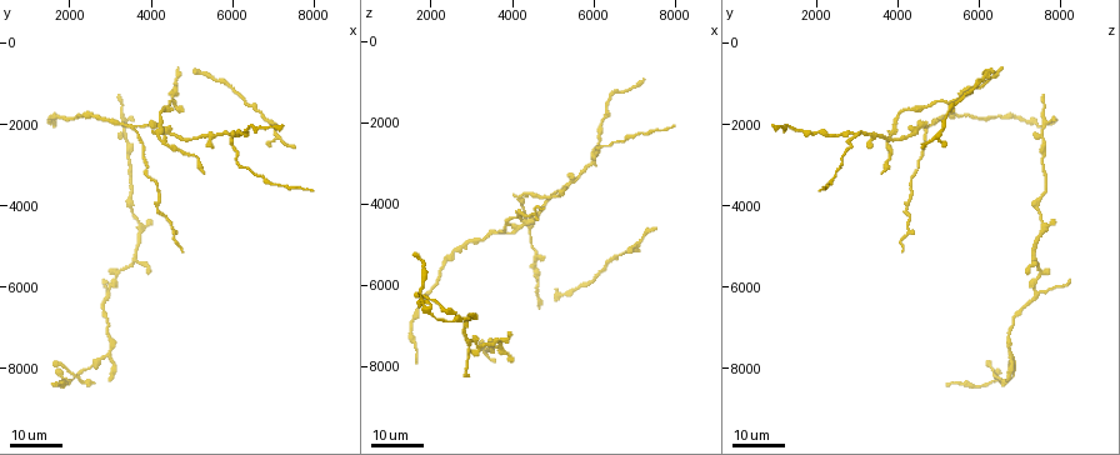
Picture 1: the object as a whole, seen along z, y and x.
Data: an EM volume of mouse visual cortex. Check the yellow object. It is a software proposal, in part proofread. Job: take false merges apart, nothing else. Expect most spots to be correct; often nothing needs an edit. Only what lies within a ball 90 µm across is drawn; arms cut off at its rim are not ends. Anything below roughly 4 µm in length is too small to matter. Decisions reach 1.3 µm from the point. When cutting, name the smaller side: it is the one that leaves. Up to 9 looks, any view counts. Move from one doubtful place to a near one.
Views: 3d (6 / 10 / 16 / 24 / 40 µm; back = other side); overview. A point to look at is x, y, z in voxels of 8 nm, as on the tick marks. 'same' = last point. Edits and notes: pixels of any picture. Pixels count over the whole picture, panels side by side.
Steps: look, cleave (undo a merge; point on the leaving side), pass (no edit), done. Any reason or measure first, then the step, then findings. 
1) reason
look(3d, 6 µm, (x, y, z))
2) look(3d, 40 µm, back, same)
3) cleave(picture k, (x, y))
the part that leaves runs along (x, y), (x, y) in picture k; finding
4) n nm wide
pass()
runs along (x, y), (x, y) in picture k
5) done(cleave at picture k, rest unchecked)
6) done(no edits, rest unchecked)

two arms at a narrow angle
look(3d, 16 µm, (3600, 2100, 4750))

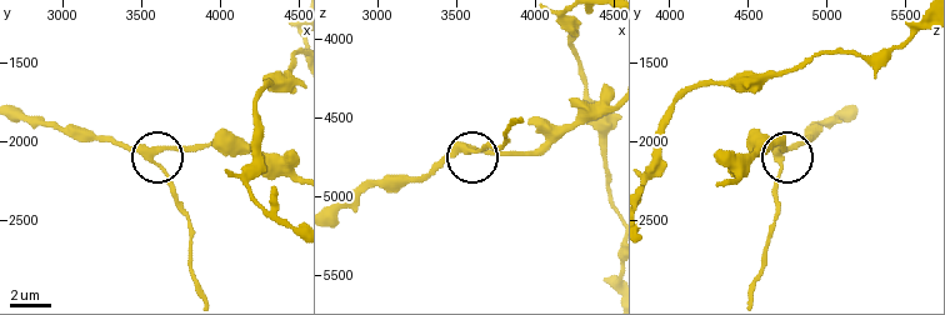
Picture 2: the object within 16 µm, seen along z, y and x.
look(3d, 10 µm, (3580, 2100, 4700))

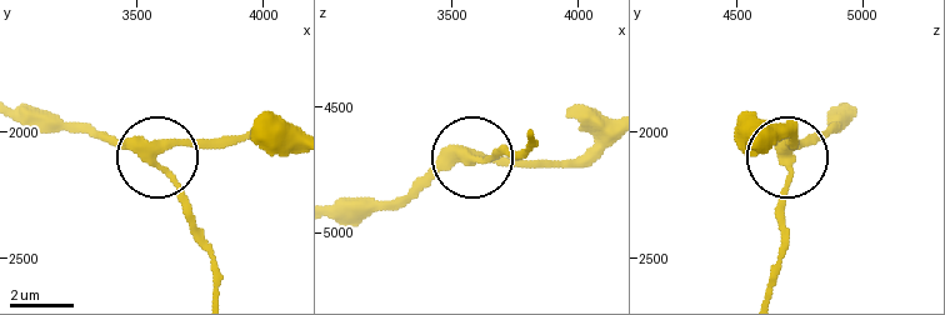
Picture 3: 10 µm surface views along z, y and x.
look(3d, 10 µm, back, (3570, 2090, 4700))

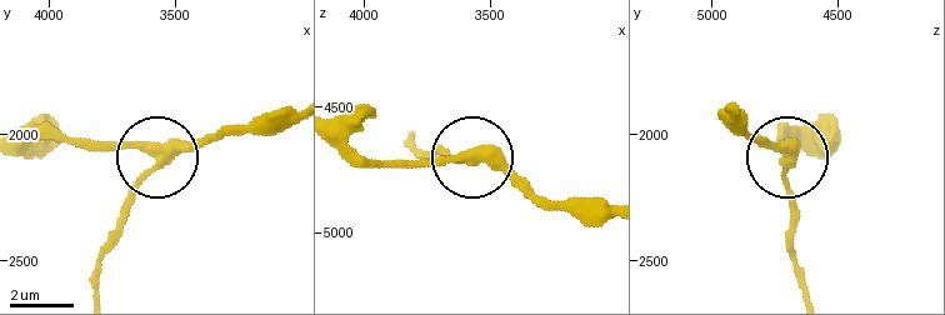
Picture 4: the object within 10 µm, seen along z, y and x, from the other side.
330 nm wide
pass()
runs along (730, 118), (784, 155), (789, 223) in picture 4; all the same neuron

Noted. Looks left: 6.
thick turns thin
look(3d, 24 µm, (4550, 2250, 4400))

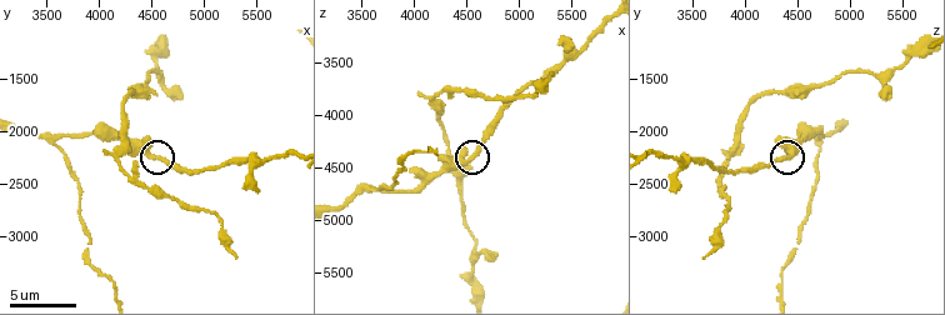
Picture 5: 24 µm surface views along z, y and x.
closer look
look(3d, 6 µm, (4480, 2240, 4420))

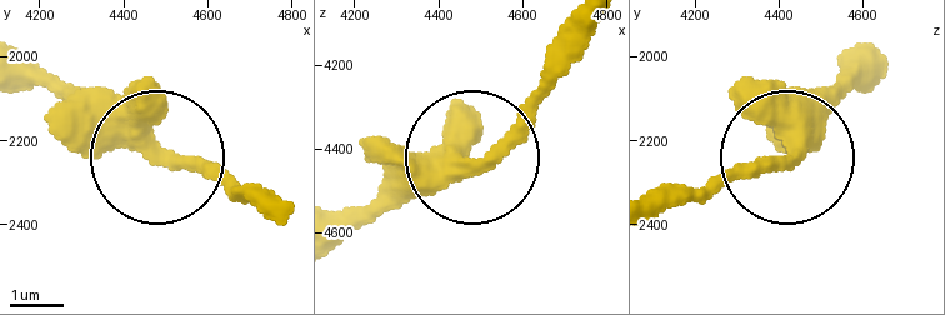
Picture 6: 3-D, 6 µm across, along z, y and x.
pass()
runs along (874, 64), (808, 140), (678, 203) in picture 6; all the same neuron

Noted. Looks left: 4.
a narrow waist
look(3d, 24 µm, (4150, 4050, 4200))

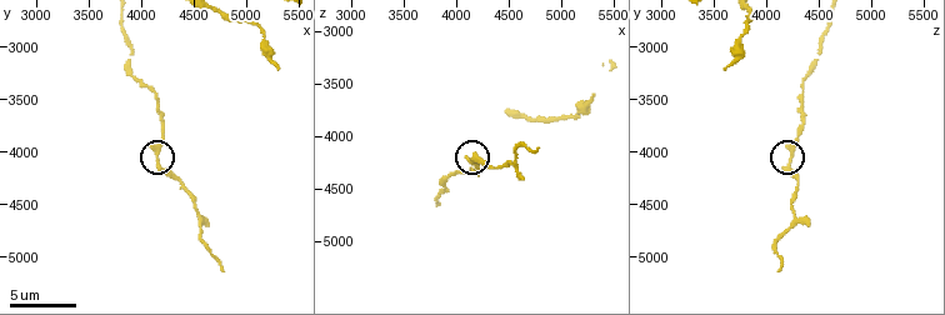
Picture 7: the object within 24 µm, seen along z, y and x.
closer look
look(3d, 6 µm, (4160, 4060, 4220))

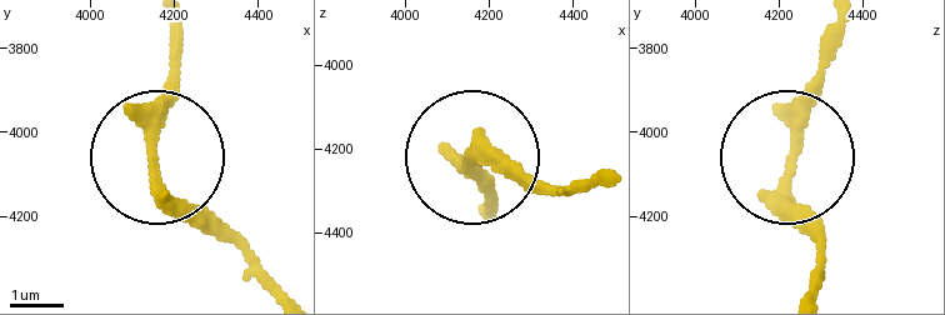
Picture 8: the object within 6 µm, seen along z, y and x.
look(3d, 6 µm, back, (4150, 4050, 4240))

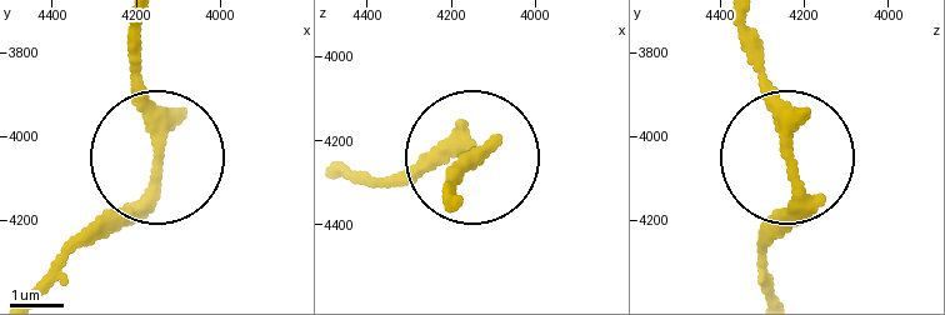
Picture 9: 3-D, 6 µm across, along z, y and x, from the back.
pass()
runs along (141, 25), (151, 173), (39, 289) in picture 9; all the same neuron

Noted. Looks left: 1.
done(no edits, rest unchecked)

